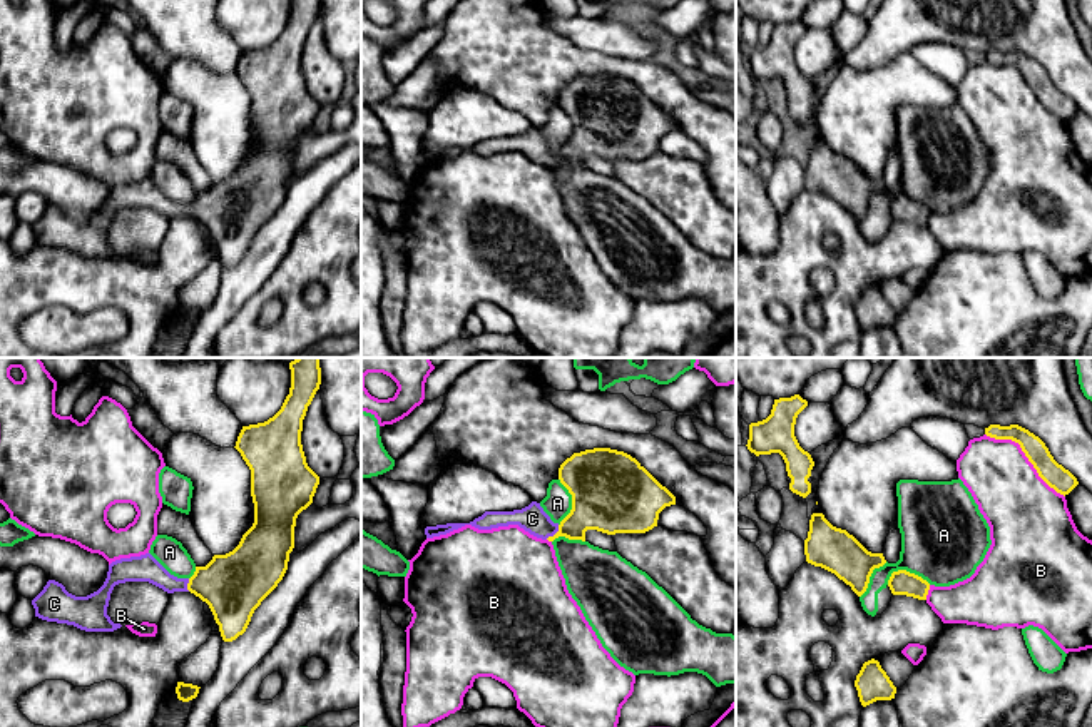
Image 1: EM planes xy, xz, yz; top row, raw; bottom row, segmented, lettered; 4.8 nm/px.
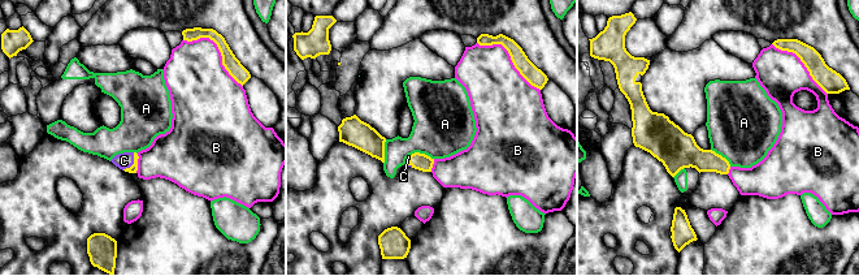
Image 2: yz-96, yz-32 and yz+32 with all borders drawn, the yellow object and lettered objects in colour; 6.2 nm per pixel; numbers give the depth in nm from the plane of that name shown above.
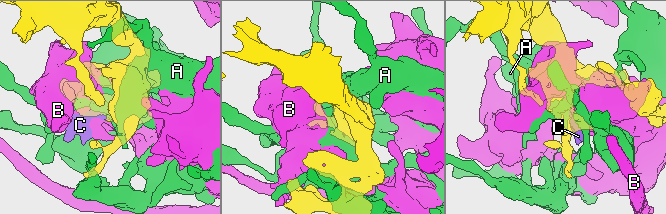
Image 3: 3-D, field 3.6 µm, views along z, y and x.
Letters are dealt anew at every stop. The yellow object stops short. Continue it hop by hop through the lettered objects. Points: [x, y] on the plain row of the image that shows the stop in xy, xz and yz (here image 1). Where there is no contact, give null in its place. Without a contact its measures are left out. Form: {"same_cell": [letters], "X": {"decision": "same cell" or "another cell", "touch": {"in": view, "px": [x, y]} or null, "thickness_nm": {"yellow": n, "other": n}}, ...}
{"same_cell": ["C"], "A": {"decision": "another cell", "touch": {"in": "yz", "px": [908, 198]}, "thickness_nm": {"yellow": 120, "other": 420}}, "B": {"decision": "another cell", "touch": {"in": "yz", "px": [1025, 81]}, "thickness_nm": {"yellow": 120, "other": 340}}, "C": {"decision": "same cell", "touch": {"in": "xz", "px": [556, 159]}, "thickness_nm": {"yellow": 260, "other": 140}}}

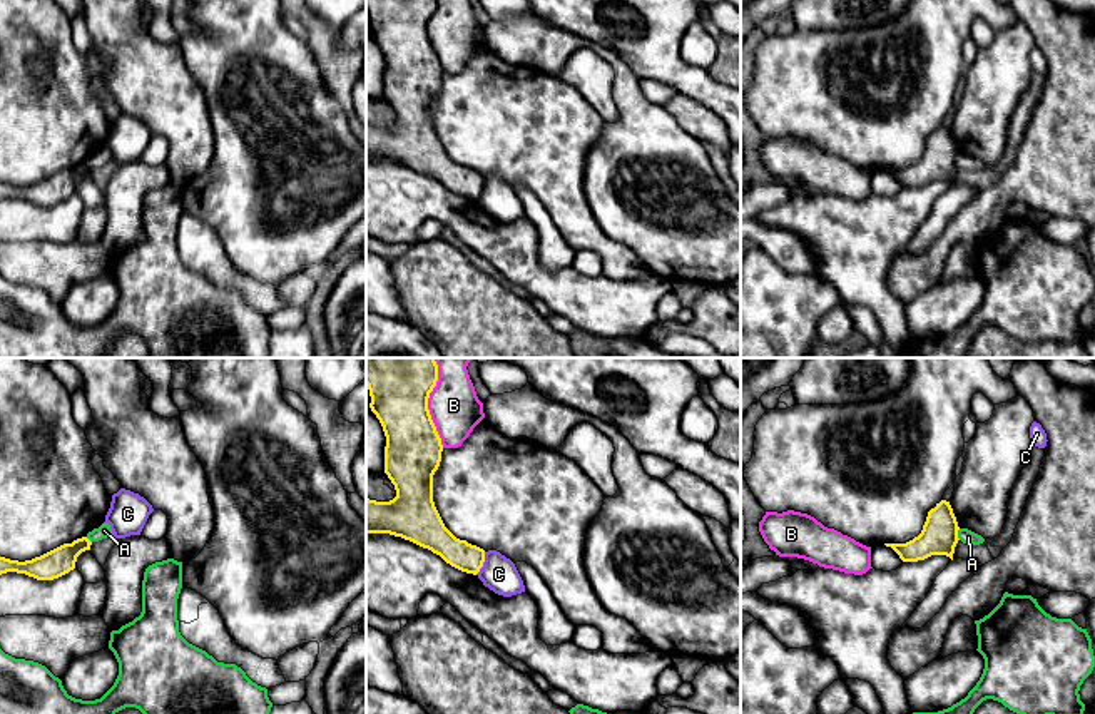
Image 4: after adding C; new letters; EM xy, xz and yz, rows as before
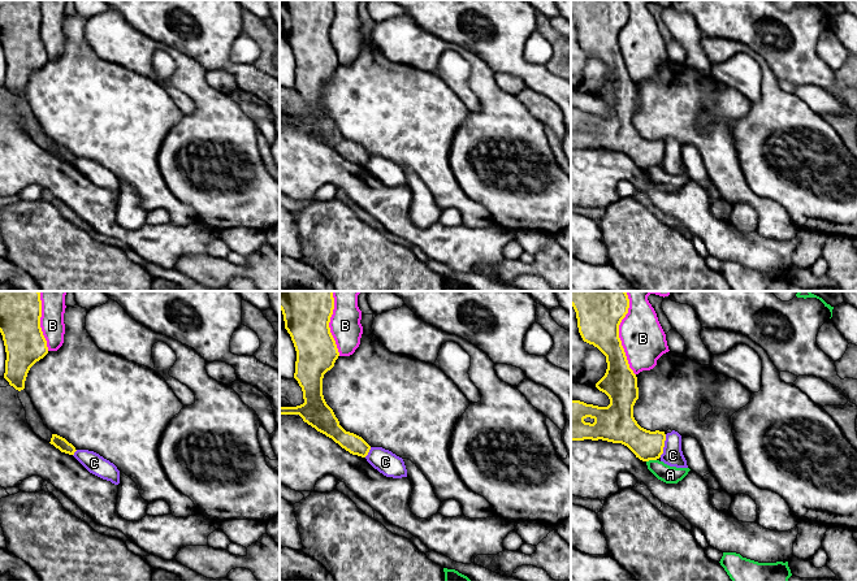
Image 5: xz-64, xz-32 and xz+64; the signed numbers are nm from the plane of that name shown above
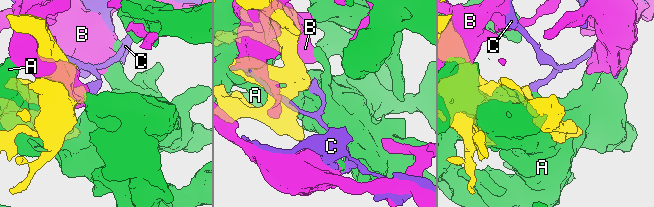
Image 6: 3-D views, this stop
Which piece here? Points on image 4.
{"same_cell": [], "A": {"decision": "another cell", "touch": {"in": "yz", "px": [957, 159]}, "thickness_nm": {"yellow": 180, "other": 70}}, "B": {"decision": "another cell", "touch": {"in": "xz", "px": [428, 37]}, "thickness_nm": {"yellow": 280, "other": 240}}, "C": {"decision": "another cell", "touch": {"in": "xz", "px": [482, 189]}, "thickness_nm": {"yellow": 140, "other": 170}}}

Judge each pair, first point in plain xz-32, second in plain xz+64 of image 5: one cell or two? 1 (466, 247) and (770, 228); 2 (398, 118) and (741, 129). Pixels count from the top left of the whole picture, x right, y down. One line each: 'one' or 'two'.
1: two
2: two

